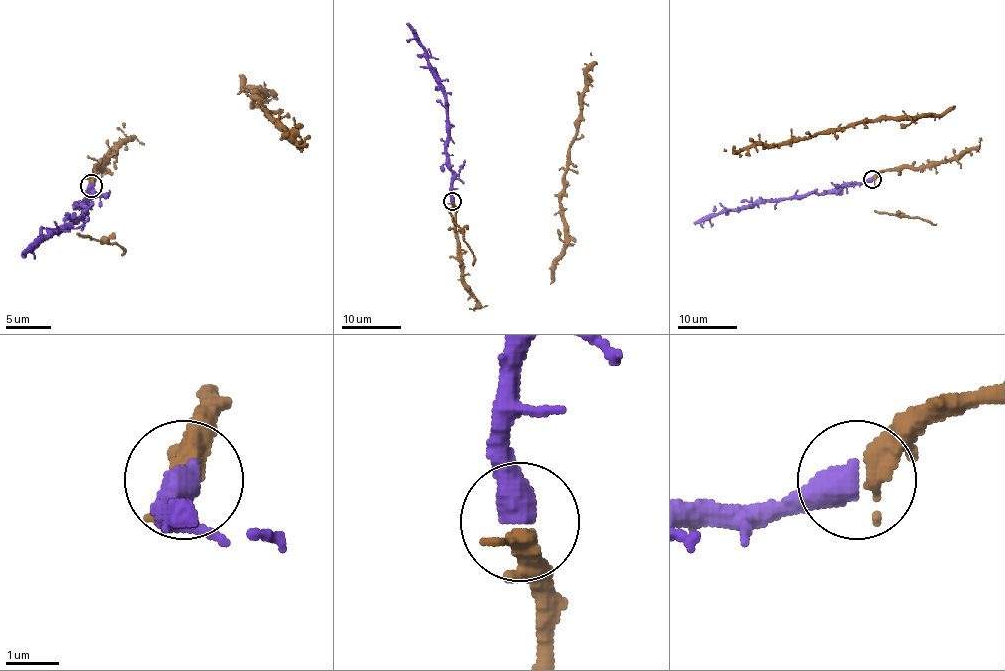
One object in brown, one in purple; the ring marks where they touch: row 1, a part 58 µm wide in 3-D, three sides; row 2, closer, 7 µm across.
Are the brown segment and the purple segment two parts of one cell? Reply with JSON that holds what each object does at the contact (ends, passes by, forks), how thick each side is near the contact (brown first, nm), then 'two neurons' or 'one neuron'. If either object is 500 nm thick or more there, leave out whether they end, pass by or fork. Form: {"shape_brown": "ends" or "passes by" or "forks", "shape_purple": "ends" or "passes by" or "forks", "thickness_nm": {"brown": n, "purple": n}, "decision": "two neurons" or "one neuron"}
{"thickness_nm": {"brown": 320, "purple": 550}, "decision": "one neuron"}

